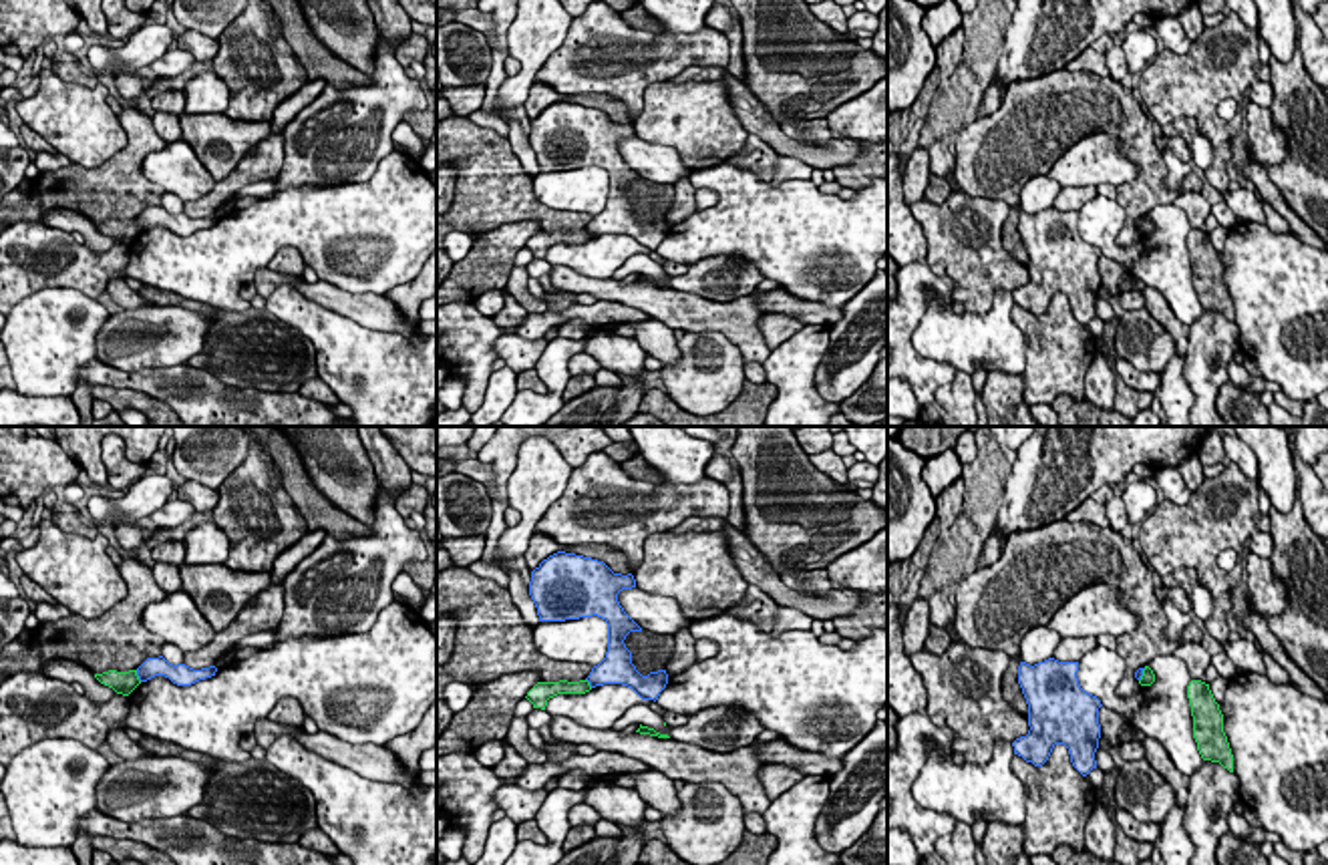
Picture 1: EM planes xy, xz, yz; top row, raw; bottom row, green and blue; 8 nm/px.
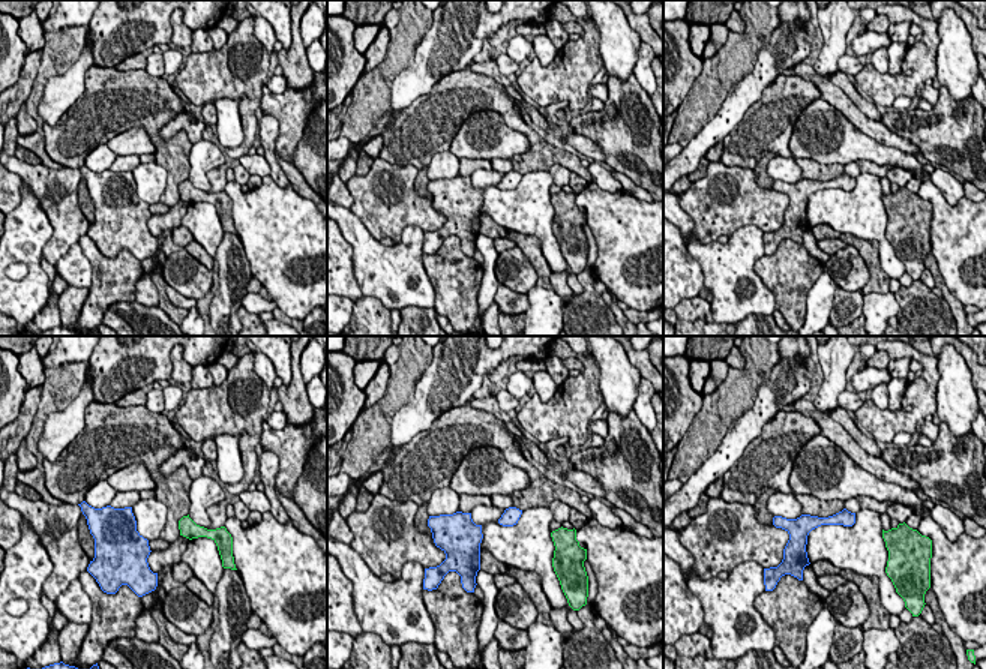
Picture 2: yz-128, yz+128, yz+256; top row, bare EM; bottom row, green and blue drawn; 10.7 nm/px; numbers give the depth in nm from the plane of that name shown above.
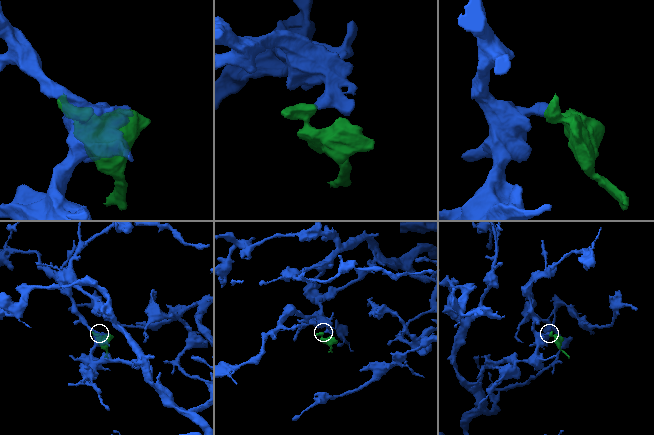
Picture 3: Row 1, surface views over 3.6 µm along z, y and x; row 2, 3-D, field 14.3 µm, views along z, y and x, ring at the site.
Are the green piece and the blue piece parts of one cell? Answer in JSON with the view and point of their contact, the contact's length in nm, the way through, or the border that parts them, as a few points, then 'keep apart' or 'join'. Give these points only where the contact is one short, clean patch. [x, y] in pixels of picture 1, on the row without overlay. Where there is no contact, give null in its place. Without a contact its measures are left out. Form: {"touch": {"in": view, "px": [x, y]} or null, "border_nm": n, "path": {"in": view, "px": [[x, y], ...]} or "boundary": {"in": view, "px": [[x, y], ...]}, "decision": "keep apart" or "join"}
{"touch": {"in": "xy", "px": [137, 226]}, "border_nm": 110, "boundary": {"in": "xy", "px": [[135, 220], [141, 230]]}, "decision": "keep apart"}

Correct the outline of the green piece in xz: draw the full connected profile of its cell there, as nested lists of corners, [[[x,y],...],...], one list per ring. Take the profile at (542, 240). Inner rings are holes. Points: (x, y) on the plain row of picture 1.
[[[559,229],[559,231],[537,231],[529,241],[527,241],[527,249],[533,253],[533,257],[541,257],[545,260],[547,249],[557,245],[557,243],[586,243],[590,241],[592,235],[588,229],[579,229],[579,231],[567,231],[567,229]]]

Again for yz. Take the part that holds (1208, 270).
[[[1191,229],[1187,247],[1193,266],[1193,288],[1203,310],[1219,312],[1233,322],[1233,304],[1223,282],[1223,264],[1215,251],[1209,233]]]

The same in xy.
[[[109,219],[103,223],[95,223],[95,227],[123,245],[129,245],[141,233],[137,219],[129,221]]]

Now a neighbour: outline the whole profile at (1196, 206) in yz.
[[[1195,191],[1179,195],[1173,205],[1187,213],[1191,229],[1199,229],[1211,213],[1209,201]]]

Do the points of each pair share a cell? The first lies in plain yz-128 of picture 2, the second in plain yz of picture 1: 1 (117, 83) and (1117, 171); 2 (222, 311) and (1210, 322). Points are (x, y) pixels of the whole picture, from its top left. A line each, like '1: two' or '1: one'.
1: two
2: one

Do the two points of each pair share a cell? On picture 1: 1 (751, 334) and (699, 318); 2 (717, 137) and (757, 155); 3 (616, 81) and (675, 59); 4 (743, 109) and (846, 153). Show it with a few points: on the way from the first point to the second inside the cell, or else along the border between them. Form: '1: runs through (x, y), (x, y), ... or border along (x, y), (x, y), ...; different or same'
1: runs through (739, 324), (733, 318), (711, 318); same
2: border along (749, 135), (725, 161); different
3: runs through (630, 69), (646, 67), (660, 59); same
4: runs through (769, 131), (789, 147), (819, 153); same

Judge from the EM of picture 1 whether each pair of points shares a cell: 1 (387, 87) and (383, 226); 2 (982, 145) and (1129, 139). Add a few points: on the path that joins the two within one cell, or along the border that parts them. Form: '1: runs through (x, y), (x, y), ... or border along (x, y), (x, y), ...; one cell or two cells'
1: border along (393, 149), (367, 180), (351, 184); two cells
2: runs through (1019, 141), (1039, 121), (1093, 121); one cell

